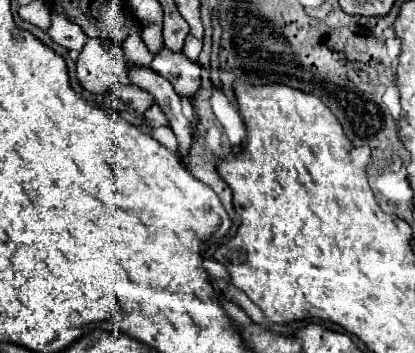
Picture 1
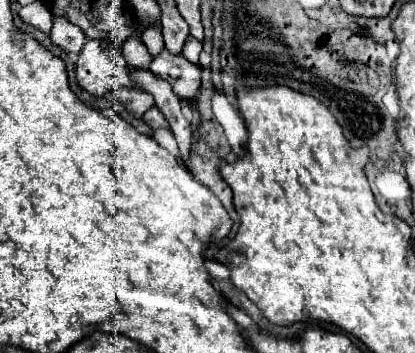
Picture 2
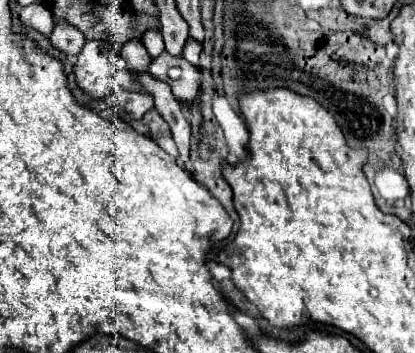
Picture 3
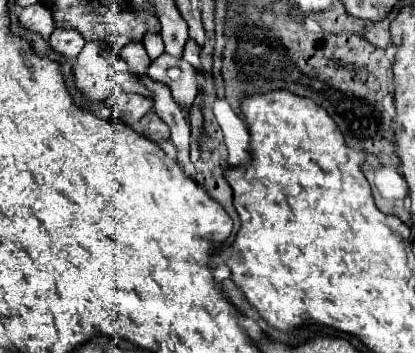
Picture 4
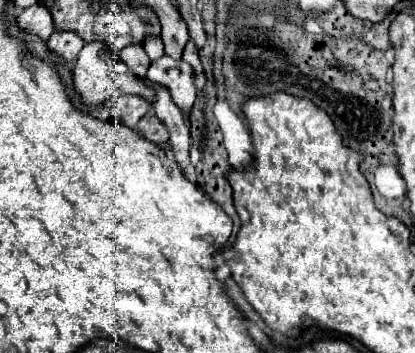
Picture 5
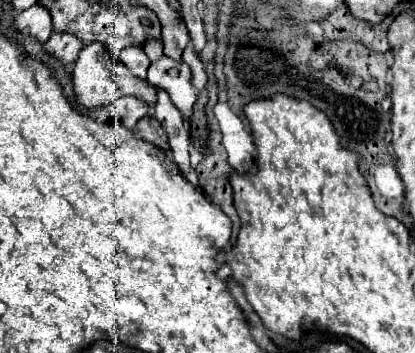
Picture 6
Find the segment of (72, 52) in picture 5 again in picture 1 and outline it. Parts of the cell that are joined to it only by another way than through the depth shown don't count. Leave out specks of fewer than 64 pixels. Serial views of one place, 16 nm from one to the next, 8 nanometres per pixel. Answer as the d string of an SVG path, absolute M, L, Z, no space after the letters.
M51 11L51 27L48 36L52 38L52 42L60 44L68 52L80 52L84 42L88 40L84 32L76 24L72 24L66 15L54 11Z

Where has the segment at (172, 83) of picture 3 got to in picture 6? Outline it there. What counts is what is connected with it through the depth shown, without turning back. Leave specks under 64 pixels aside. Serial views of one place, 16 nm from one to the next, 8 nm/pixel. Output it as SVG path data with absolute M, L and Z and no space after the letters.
M164 56L162 60L150 64L146 82L156 90L168 92L172 104L180 110L184 124L188 124L196 102L196 90L190 84L190 68L184 62L174 62Z

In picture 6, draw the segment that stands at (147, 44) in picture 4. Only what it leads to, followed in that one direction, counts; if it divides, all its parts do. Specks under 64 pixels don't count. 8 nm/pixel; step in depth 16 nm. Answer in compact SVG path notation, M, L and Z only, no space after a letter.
M150 40L146 46L144 46L144 52L146 52L146 56L150 58L150 62L156 62L156 60L160 60L164 54L162 54L162 44L160 42L156 42L156 40Z

